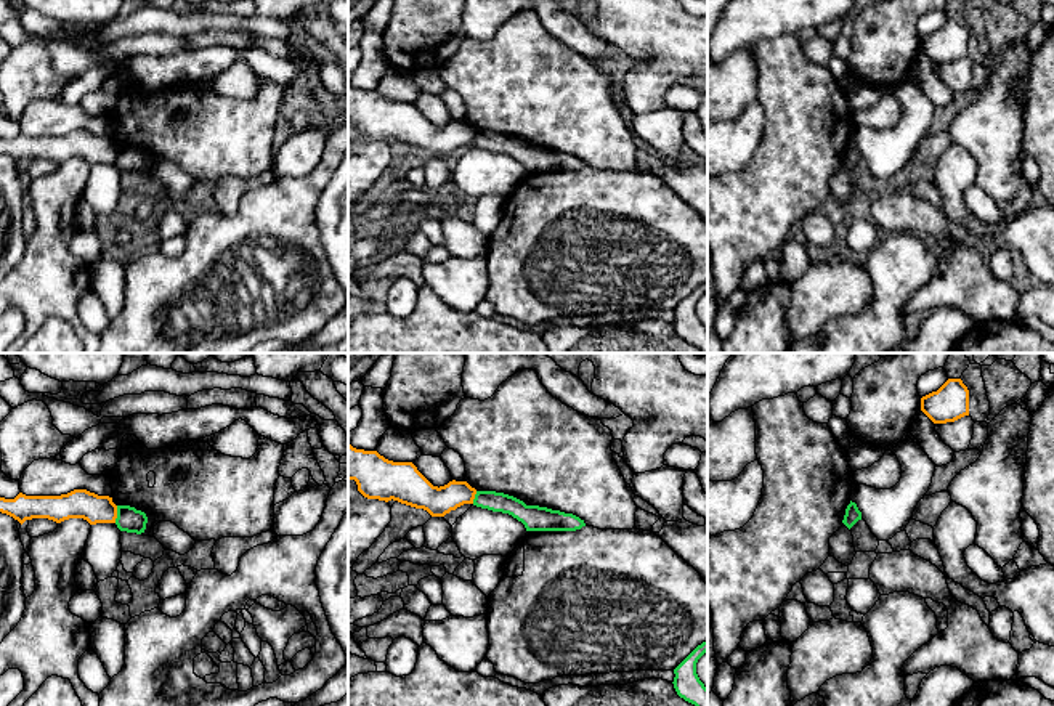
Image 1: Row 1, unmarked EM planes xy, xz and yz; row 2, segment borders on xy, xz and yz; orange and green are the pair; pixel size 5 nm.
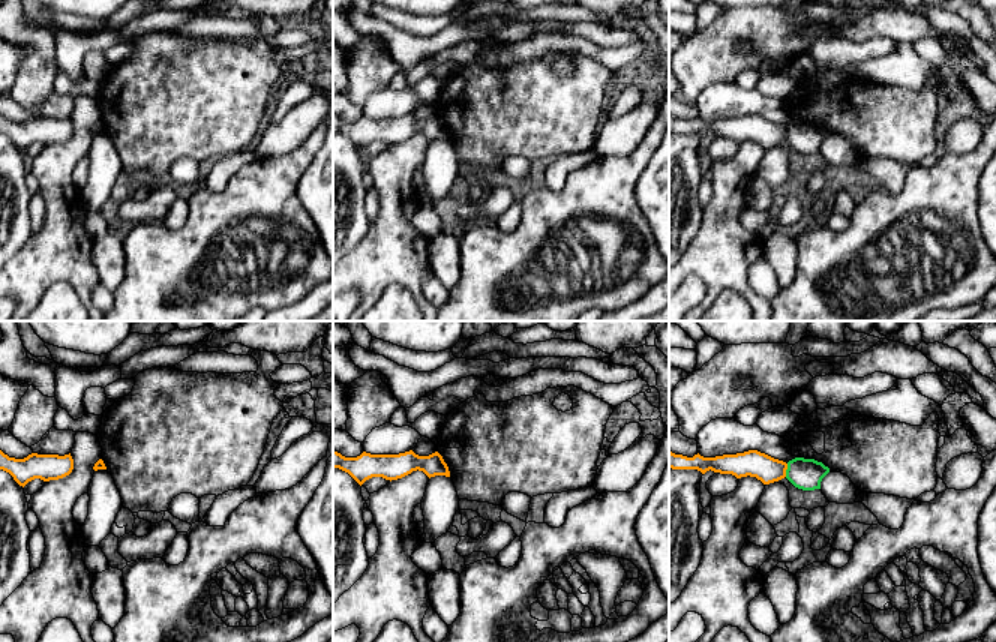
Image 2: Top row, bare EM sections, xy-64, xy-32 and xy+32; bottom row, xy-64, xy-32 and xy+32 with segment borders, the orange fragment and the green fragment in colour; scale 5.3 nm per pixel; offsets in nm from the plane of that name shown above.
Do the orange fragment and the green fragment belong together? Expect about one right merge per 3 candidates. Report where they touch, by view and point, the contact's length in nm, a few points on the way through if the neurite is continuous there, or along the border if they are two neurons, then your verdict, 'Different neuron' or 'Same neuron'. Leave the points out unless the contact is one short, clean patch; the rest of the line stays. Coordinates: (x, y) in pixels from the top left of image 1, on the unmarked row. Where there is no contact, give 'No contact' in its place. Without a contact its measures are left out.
Touches orange at xy (116, 154). Shared border 90 nm. Boundary: xy (117, 146), (114, 162). Different neuron

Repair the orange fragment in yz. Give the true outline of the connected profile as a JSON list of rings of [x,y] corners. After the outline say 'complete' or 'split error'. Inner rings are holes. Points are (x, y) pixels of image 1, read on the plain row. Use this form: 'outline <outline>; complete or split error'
outline [[[948,19],[937,32],[921,39],[921,51],[934,64],[955,63],[969,56],[969,30],[961,19]]]; complete

